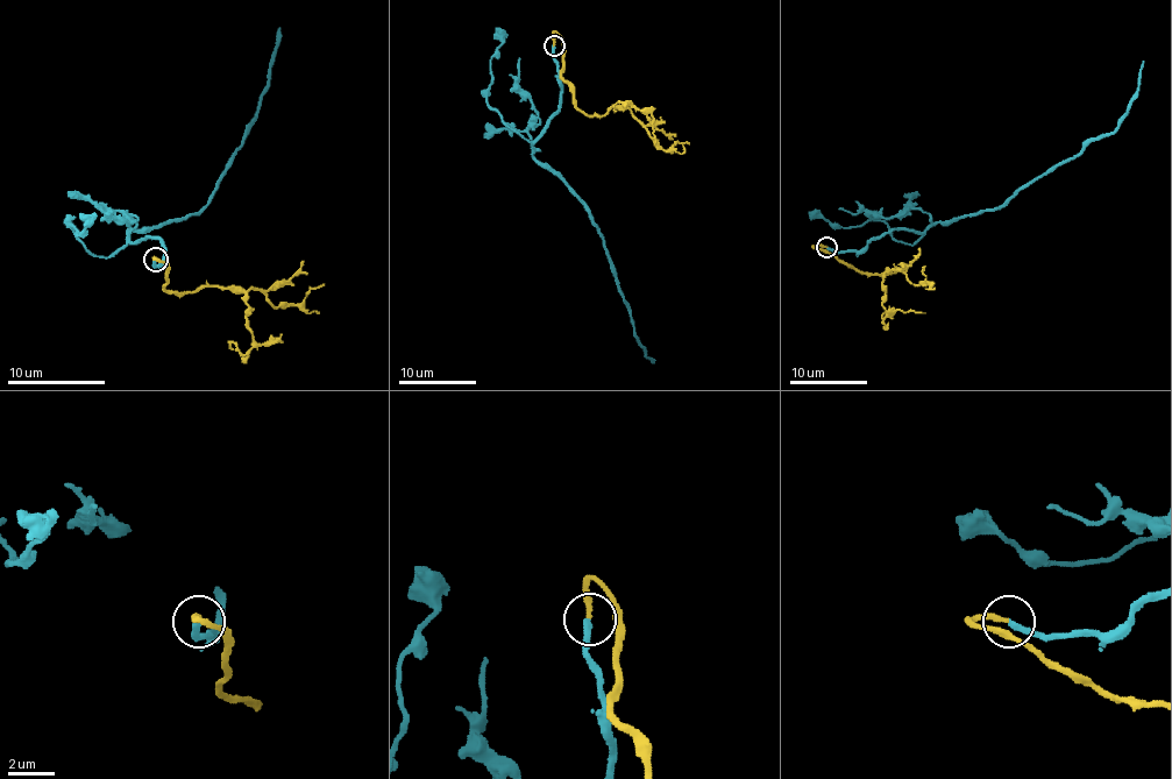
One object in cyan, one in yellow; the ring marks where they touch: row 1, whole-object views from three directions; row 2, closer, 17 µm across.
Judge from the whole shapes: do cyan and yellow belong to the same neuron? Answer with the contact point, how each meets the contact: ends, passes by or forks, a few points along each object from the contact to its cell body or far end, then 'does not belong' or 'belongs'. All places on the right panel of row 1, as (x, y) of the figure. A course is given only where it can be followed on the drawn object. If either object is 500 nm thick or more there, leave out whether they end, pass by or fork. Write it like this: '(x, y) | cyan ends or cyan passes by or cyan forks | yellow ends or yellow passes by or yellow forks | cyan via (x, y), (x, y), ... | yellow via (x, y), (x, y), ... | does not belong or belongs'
(826, 247) | cyan ends | yellow ends | cyan via (826, 246), (861, 250), (885, 234), (923, 233), (1003, 205), (1117, 126), (1143, 62) | yellow via (826, 246), (815, 246), (865, 274), (896, 268), (888, 269), (900, 269), (916, 285), (931, 283), (925, 266) | belongs

